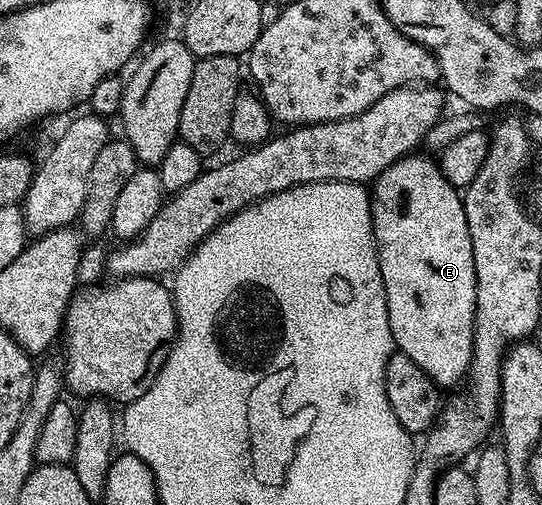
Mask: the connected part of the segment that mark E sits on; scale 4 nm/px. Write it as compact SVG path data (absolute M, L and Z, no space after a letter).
M410 154L396 160L383 174L379 174L377 179L371 184L371 207L373 209L373 236L377 239L377 257L379 258L379 270L383 278L385 287L385 297L387 298L387 314L389 315L389 325L396 351L407 354L419 370L423 370L432 378L438 389L446 390L452 384L460 385L464 381L471 362L471 350L473 349L473 327L475 326L475 258L471 250L471 230L467 230L467 214L465 213L465 202L462 193L443 178L440 163L436 159L428 160L421 154Z

